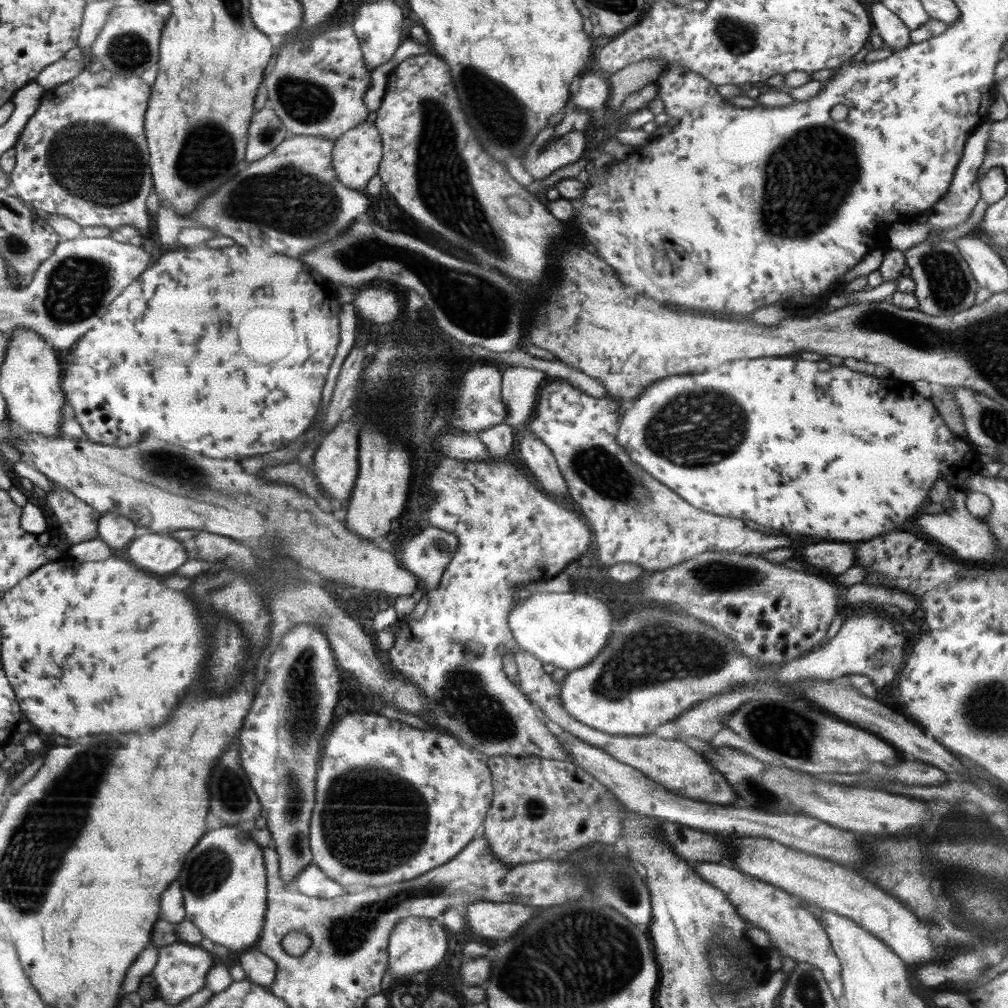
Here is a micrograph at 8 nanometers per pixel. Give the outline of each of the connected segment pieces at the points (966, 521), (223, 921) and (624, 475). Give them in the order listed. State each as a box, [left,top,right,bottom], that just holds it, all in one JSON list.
[[904,488,996,564],[178,826,267,950],[529,380,791,573]]

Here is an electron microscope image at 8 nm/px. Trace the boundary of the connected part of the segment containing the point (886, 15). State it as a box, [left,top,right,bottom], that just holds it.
[866,1,911,51]

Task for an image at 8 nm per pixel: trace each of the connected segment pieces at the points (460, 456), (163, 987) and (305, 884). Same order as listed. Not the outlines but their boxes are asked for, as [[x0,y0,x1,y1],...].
[[432,432,489,461],[147,942,216,1005],[292,862,352,899]]

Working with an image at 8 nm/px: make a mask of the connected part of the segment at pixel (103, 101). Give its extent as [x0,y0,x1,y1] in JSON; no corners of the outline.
[9,63,153,236]

